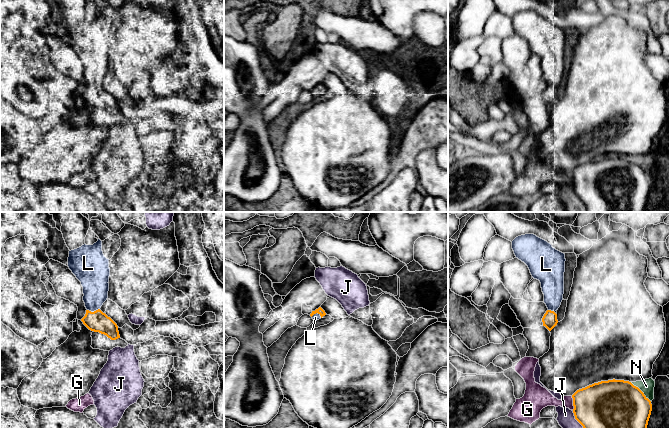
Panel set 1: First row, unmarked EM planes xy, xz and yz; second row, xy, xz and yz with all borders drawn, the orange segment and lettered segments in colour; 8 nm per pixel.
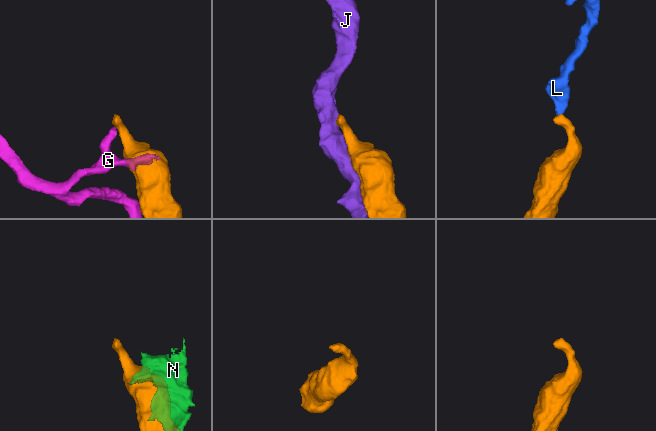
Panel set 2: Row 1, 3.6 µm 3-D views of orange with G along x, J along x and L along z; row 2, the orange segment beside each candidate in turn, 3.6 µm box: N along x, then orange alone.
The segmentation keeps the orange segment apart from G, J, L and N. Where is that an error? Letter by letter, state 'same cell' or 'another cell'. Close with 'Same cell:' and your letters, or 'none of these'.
G: another cell
J: another cell
L: same cell
N: another cell
Same cell: L

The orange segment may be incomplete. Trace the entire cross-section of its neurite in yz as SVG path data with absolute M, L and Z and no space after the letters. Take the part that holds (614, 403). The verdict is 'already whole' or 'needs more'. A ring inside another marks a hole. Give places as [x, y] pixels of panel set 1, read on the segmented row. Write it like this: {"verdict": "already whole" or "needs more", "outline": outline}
{"verdict": "already whole", "outline": "M608 380L577 390L573 395L573 413L583 428L647 428L651 401L629 381Z"}

